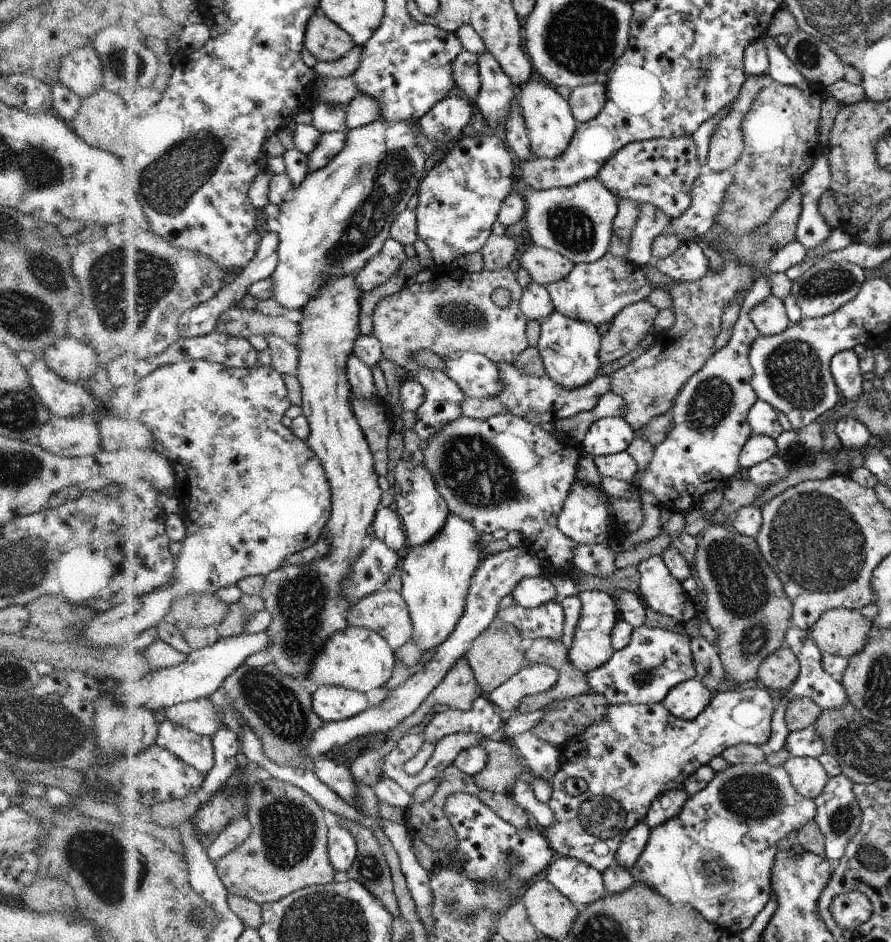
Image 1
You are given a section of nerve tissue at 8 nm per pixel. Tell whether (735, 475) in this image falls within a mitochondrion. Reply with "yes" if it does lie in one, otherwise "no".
no

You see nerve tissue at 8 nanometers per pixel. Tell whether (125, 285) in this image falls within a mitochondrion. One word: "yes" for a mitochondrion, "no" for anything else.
yes

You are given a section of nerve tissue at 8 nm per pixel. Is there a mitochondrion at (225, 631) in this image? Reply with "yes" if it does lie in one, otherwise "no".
no

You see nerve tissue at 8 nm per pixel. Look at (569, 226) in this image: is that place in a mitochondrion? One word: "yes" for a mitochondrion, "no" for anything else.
yes

